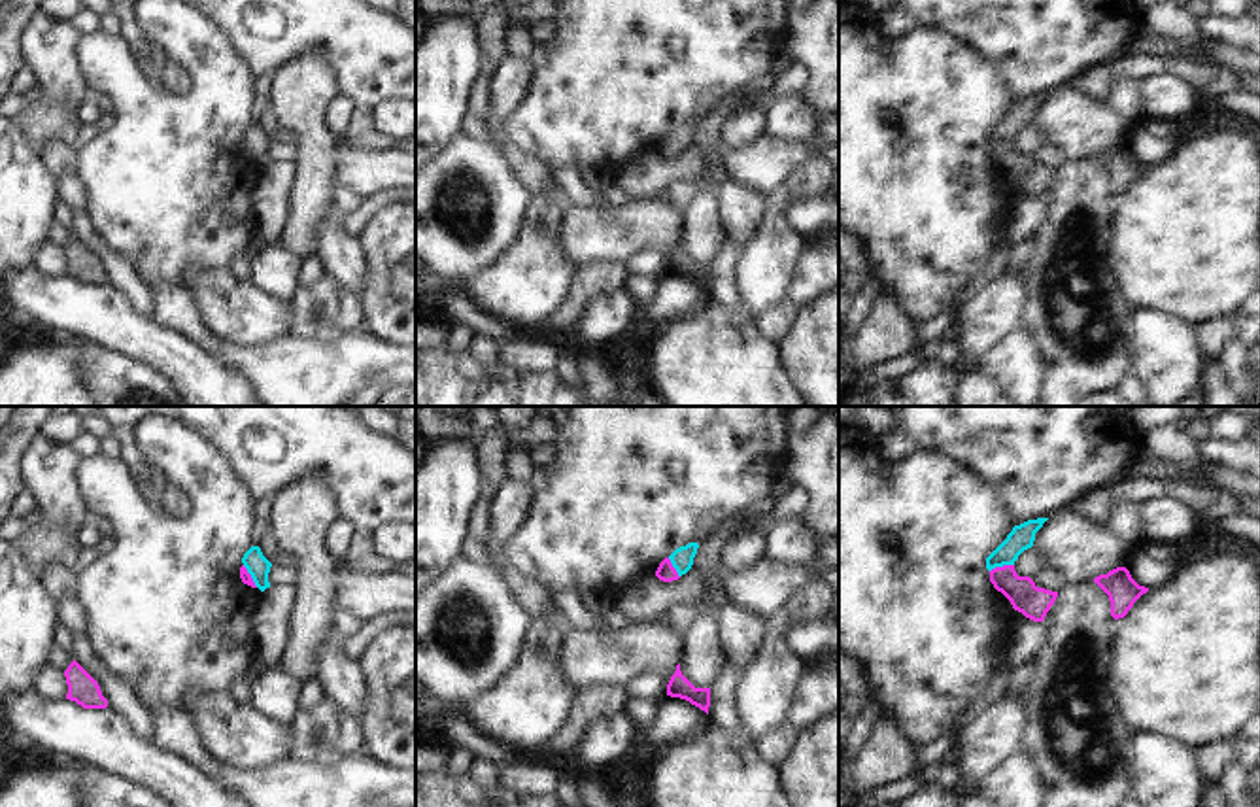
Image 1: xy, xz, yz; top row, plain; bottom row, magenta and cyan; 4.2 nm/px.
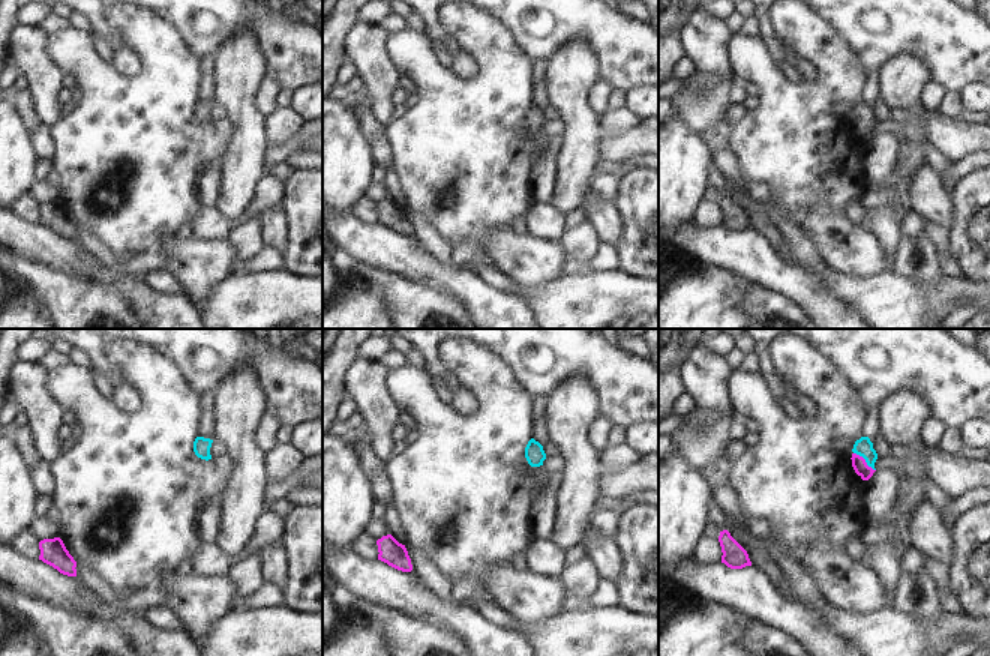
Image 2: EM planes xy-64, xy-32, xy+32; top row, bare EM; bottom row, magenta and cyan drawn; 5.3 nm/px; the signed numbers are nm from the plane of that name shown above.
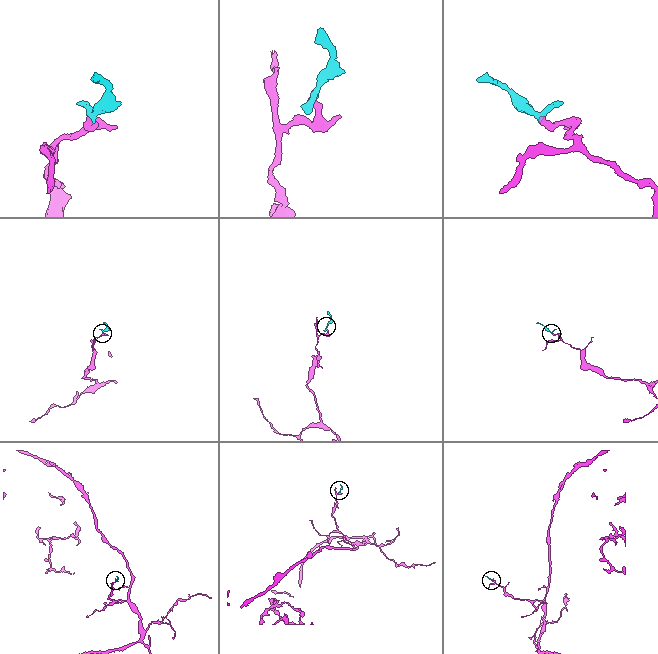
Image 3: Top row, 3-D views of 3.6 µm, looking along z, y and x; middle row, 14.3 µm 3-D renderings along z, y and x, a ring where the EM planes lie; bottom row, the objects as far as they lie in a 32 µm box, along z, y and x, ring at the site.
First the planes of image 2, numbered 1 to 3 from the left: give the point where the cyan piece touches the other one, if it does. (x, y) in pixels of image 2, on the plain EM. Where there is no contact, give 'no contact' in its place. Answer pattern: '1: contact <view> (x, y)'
1: no contact
2: no contact
3: contact xy+32 (864, 125)

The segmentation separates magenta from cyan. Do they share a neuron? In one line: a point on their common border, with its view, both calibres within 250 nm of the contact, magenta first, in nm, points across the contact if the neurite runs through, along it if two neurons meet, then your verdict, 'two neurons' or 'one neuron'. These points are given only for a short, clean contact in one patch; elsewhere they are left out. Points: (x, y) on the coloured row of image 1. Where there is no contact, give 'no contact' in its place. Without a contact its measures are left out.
contact yz (1004, 566); calibres 140 and 100 nm; way yz (1024, 596), (1004, 575), (1004, 566), (1004, 556), (1021, 537); one neuron

